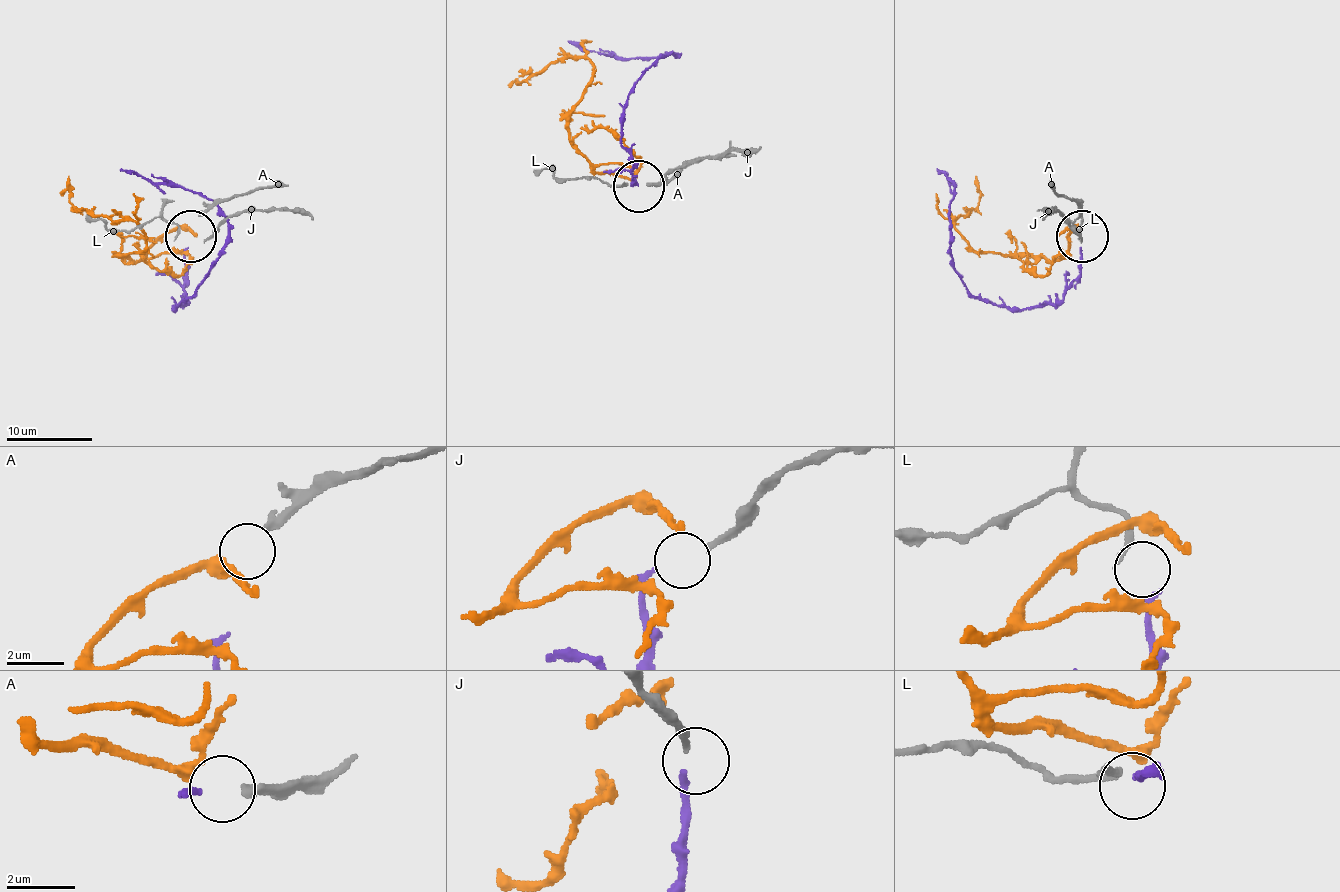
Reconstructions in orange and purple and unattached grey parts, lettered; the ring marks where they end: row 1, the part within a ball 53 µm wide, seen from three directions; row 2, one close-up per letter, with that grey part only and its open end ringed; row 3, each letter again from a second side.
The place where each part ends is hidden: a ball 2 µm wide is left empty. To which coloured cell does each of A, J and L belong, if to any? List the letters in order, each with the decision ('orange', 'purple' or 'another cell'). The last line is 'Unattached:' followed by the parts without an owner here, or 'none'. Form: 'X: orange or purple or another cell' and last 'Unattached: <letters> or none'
A: orange
J: another cell
L: purple
Unattached: J

